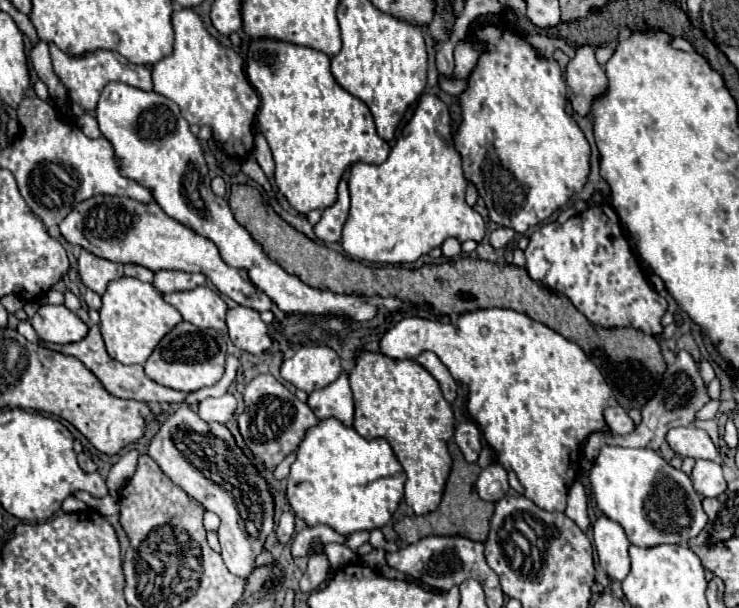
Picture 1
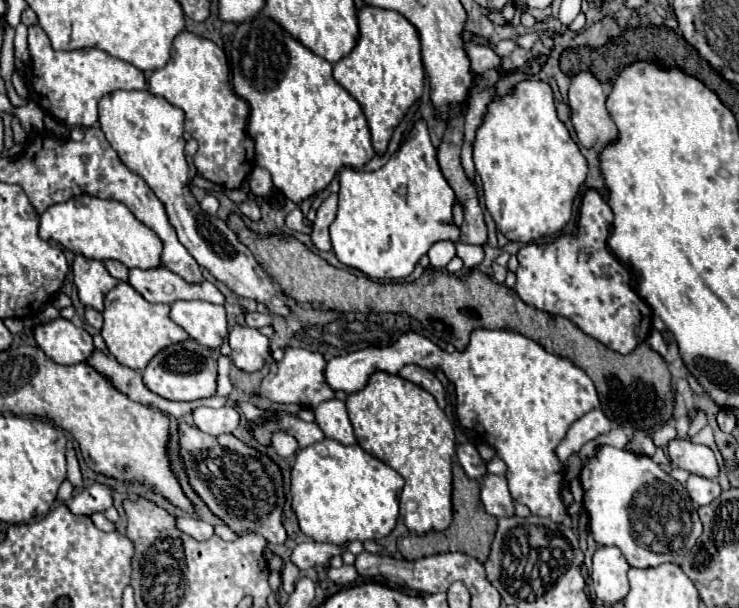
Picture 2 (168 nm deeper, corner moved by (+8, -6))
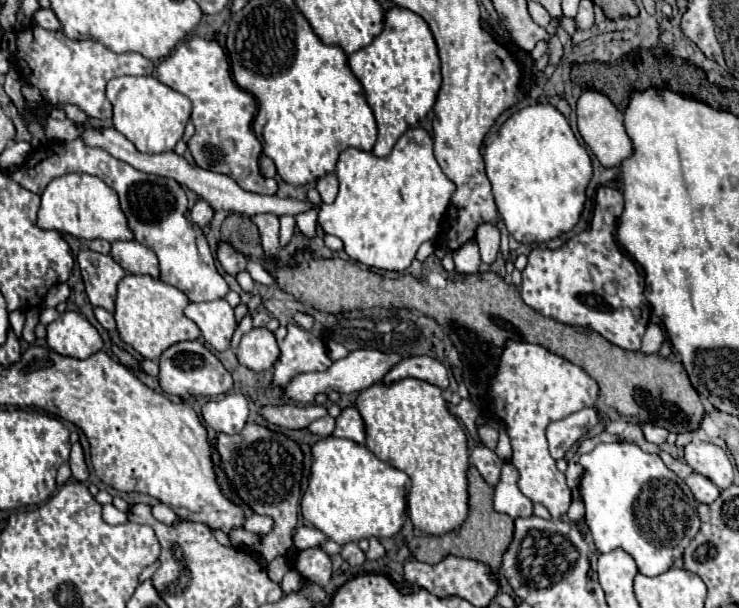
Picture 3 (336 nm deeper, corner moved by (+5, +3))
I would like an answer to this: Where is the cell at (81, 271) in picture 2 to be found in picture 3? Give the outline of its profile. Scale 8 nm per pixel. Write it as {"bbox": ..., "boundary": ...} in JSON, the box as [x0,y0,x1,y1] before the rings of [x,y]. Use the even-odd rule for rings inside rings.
{"bbox":[76,249,126,313],"boundary":[[[82,249],[76,259],[82,271],[82,279],[90,303],[94,307],[102,307],[112,313],[116,285],[126,275],[126,271],[110,255],[102,255],[92,249]]]}

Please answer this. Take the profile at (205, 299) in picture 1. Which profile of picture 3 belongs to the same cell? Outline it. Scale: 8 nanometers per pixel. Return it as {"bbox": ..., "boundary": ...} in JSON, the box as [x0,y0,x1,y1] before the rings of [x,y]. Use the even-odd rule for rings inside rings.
{"bbox":[184,299,236,351],"boundary":[[[216,299],[208,303],[188,303],[184,315],[198,325],[202,337],[216,351],[228,349],[232,333],[236,329],[236,321],[232,307],[224,299]]]}

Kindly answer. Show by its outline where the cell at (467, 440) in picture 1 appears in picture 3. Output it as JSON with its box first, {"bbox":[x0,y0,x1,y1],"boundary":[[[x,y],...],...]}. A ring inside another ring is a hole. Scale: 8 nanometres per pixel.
{"bbox":[470,445,504,485],"boundary":[[[476,445],[470,451],[470,463],[476,465],[476,469],[486,479],[488,485],[496,485],[496,481],[500,477],[500,469],[504,463],[498,459],[498,455],[492,449],[488,449],[484,445]]]}

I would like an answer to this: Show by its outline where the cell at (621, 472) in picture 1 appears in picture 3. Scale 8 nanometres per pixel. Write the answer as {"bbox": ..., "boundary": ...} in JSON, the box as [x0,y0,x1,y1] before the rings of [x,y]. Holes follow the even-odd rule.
{"bbox":[580,441,700,577],"boundary":[[[628,441],[600,443],[600,445],[596,445],[594,451],[586,453],[586,455],[580,455],[580,465],[584,467],[584,475],[582,475],[582,481],[580,481],[580,493],[582,493],[584,503],[586,503],[586,523],[588,523],[588,529],[590,529],[590,533],[592,533],[592,539],[594,539],[594,543],[596,543],[596,549],[598,549],[600,553],[608,553],[608,551],[612,551],[612,549],[616,549],[616,547],[624,549],[626,553],[630,553],[630,555],[634,557],[634,561],[636,561],[636,565],[638,565],[638,571],[644,573],[644,575],[648,575],[648,577],[654,577],[654,575],[660,575],[660,573],[668,571],[668,569],[672,567],[672,563],[674,563],[678,557],[682,557],[682,553],[684,553],[684,549],[688,547],[688,543],[690,543],[690,541],[694,539],[694,535],[698,535],[698,531],[700,531],[698,501],[694,499],[692,491],[686,487],[684,479],[680,479],[674,471],[670,471],[658,455],[646,453],[646,451],[642,451],[638,445],[628,443]]]}

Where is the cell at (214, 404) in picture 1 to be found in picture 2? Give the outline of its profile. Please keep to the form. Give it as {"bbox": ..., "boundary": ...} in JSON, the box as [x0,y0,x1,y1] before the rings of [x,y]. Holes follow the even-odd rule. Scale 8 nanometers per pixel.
{"bbox":[193,406,239,436],"boundary":[[[223,406],[219,410],[215,408],[197,408],[193,412],[195,426],[211,436],[233,432],[239,426],[239,412],[233,406]]]}

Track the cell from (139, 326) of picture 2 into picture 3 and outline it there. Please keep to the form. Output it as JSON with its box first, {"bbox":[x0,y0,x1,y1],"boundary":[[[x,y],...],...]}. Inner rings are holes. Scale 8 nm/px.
{"bbox":[116,275,200,359],"boundary":[[[126,275],[118,283],[116,293],[116,331],[120,339],[130,345],[140,357],[158,359],[170,345],[200,337],[200,329],[196,327],[196,323],[182,313],[188,303],[190,301],[182,291],[162,283],[160,279],[152,279],[148,275]]]}

